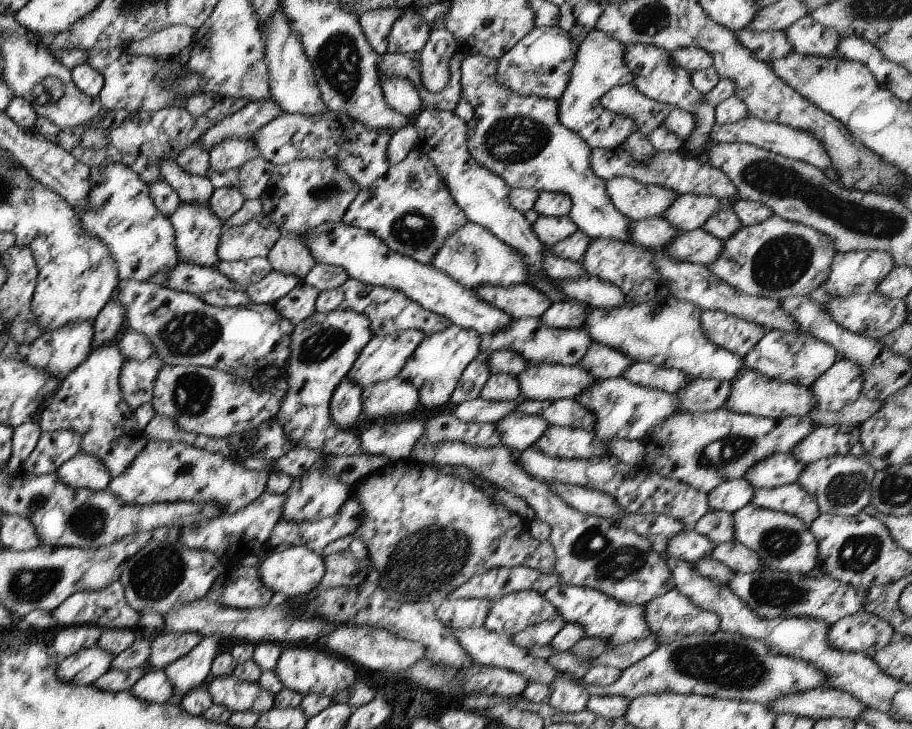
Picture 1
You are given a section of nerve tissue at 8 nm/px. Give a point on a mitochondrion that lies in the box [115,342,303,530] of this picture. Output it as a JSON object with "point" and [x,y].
{"point":[193,393]}

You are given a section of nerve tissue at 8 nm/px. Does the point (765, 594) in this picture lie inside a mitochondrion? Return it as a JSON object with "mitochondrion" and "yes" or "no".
{"mitochondrion":"yes"}

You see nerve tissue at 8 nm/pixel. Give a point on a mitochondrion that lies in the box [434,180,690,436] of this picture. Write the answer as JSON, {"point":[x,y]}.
{"point":[475,256]}

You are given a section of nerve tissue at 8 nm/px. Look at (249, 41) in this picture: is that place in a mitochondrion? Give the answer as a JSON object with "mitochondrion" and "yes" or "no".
{"mitochondrion":"no"}

